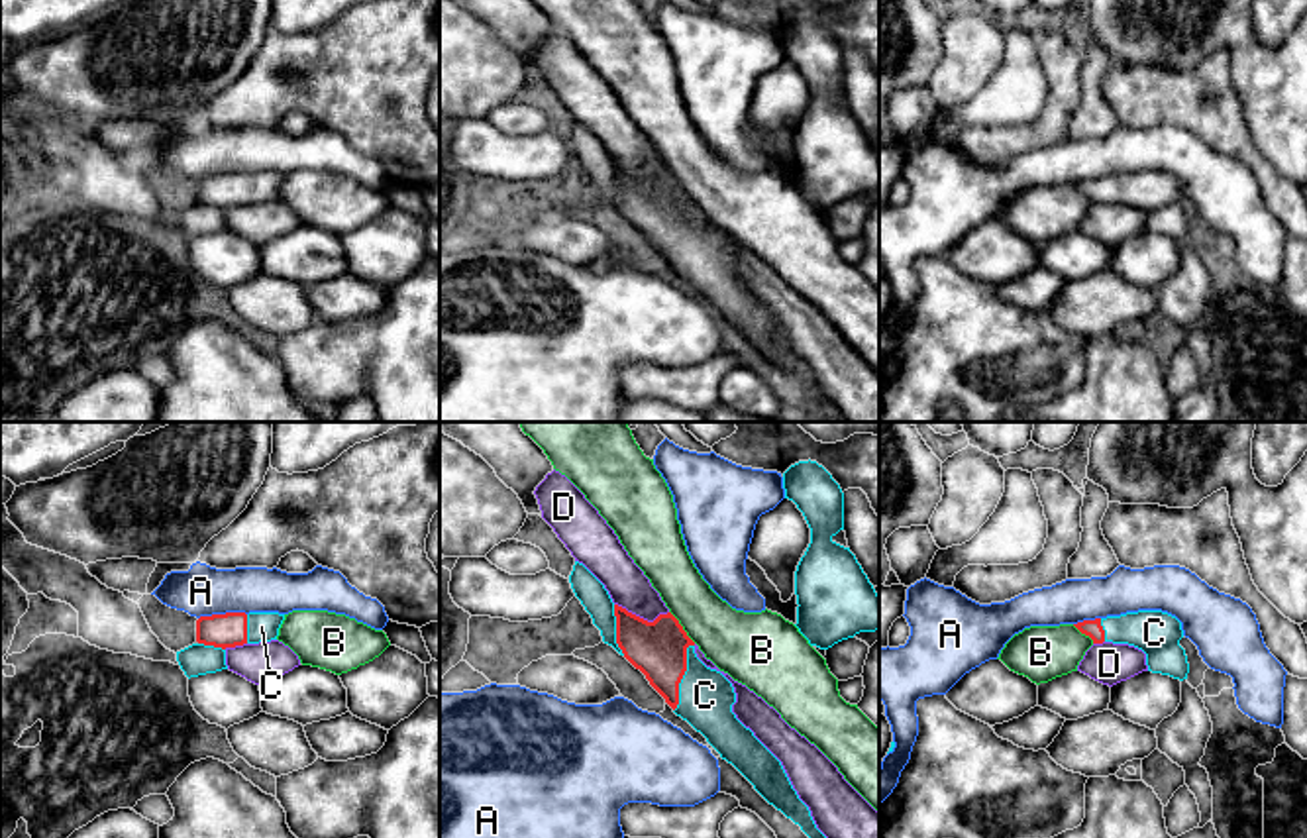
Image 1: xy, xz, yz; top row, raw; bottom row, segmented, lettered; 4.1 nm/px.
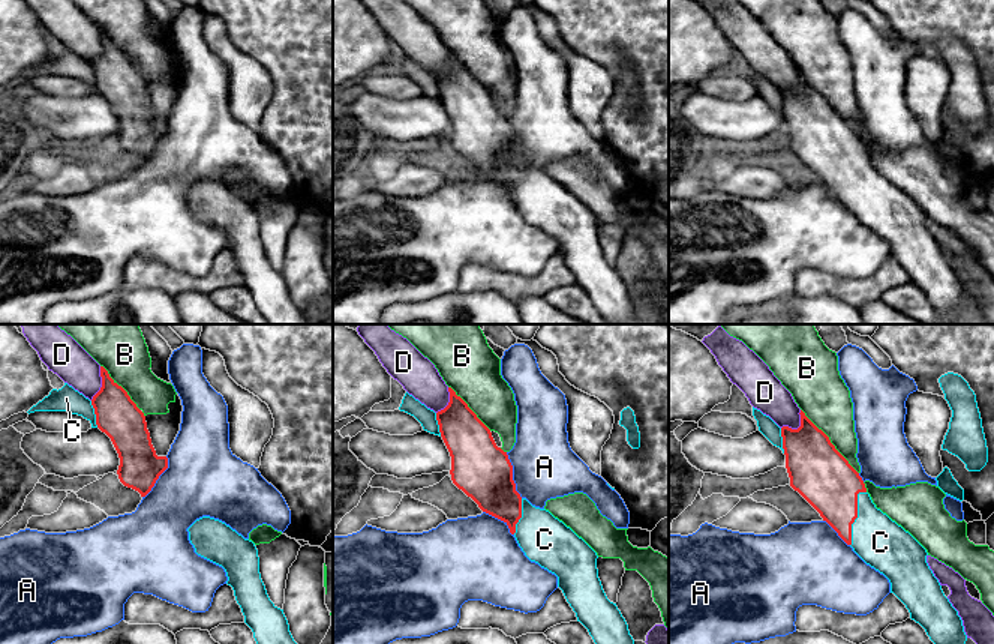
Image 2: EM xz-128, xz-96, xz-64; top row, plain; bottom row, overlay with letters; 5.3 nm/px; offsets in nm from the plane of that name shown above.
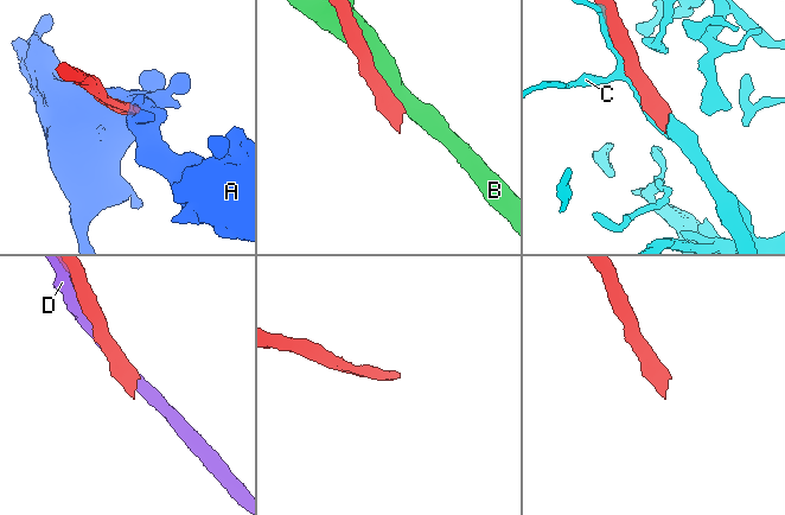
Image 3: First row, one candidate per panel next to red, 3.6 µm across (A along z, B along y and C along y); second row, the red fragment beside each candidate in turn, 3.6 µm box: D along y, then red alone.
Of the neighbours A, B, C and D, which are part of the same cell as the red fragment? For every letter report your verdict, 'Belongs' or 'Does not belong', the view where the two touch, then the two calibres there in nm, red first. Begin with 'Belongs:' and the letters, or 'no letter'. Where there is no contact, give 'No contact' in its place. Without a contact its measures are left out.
Belongs: C
A: Does not belong. Touches red in xy. Thickness 140 nm (red) against 200 nm
B: Does not belong. Touches red in xz. Thickness 220 nm (red) against 260 nm
C: Belongs. Touches red in xz. Thickness 220 nm (red) against 220 nm
D: Does not belong. Touches red in xz. Thickness 220 nm (red) against 170 nm

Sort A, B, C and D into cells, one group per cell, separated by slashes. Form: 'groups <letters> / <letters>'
groups A / B / C / D

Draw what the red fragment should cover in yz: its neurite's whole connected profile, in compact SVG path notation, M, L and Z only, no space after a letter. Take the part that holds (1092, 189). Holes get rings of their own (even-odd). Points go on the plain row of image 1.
M1138 171L1121 177L1083 181L1073 184L1093 204L1113 202L1128 204L1146 214L1146 226L1152 234L1187 239L1189 224L1185 210L1179 206L1183 198L1181 183L1162 171Z

